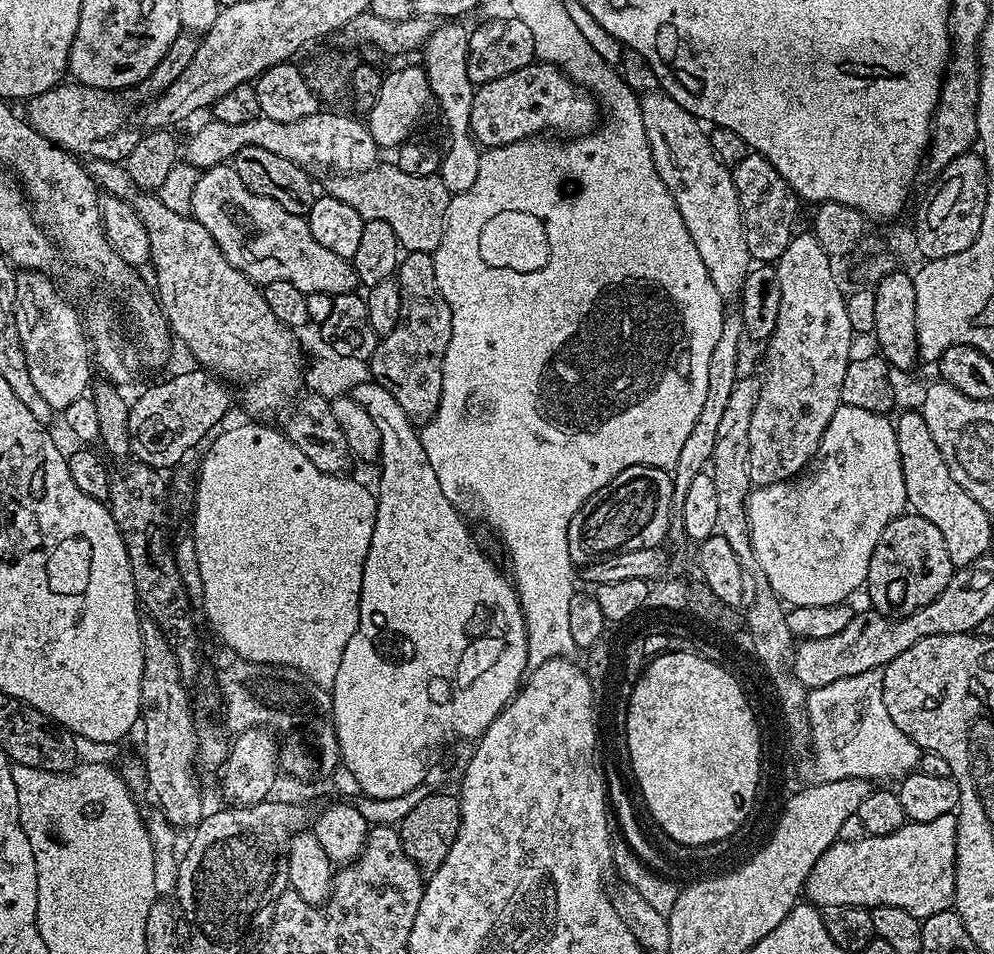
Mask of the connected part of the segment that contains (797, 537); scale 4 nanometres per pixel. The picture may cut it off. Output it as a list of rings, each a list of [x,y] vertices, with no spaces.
[[[841,403],[840,408],[834,410],[834,418],[830,418],[830,426],[826,426],[826,434],[822,434],[822,442],[818,446],[812,463],[799,476],[777,484],[762,484],[753,487],[752,491],[748,493],[748,529],[750,530],[750,542],[753,546],[754,556],[758,566],[765,571],[773,591],[785,605],[801,608],[802,606],[842,604],[849,599],[847,596],[852,596],[859,588],[861,591],[865,587],[870,570],[870,558],[874,554],[874,546],[878,546],[878,538],[882,538],[882,530],[886,530],[886,526],[890,526],[892,520],[896,520],[902,515],[908,502],[906,482],[902,478],[902,462],[898,454],[896,425],[891,419],[888,419],[887,415],[879,412],[858,410],[858,406]]]

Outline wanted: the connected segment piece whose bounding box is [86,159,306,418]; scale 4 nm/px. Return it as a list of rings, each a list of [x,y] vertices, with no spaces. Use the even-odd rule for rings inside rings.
[[[89,159],[86,167],[90,178],[96,183],[101,193],[122,198],[144,221],[148,241],[152,247],[150,268],[156,271],[156,284],[160,309],[168,319],[168,327],[175,339],[180,340],[192,351],[201,369],[220,377],[229,385],[240,386],[238,396],[244,399],[244,408],[252,418],[272,418],[275,412],[283,413],[301,395],[302,369],[306,364],[306,356],[296,340],[296,333],[288,328],[266,306],[261,285],[256,284],[246,274],[242,274],[230,264],[226,254],[216,247],[214,238],[210,238],[210,230],[202,226],[196,217],[189,214],[174,214],[166,206],[162,206],[159,195],[144,192],[130,178],[127,167],[115,160]]]

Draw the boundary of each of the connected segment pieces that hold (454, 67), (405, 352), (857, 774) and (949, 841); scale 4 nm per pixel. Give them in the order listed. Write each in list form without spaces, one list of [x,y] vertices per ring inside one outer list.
[[[446,22],[439,25],[422,50],[422,67],[427,74],[428,85],[431,86],[433,101],[440,108],[452,140],[447,152],[441,157],[438,175],[449,195],[465,193],[474,186],[478,178],[481,149],[471,137],[470,111],[473,105],[473,94],[476,86],[470,82],[466,67],[468,57],[467,27],[458,26],[456,22]]]
[[[410,252],[401,259],[394,277],[400,283],[402,298],[402,314],[398,318],[398,326],[390,330],[377,343],[370,361],[370,376],[378,386],[390,390],[398,406],[406,410],[406,414],[414,422],[427,422],[435,416],[442,398],[442,382],[444,381],[444,359],[452,337],[452,311],[442,298],[438,278],[434,278],[434,262],[431,252]]]
[[[881,669],[866,670],[866,674],[854,674],[850,678],[842,678],[838,682],[830,682],[830,686],[822,686],[821,688],[814,688],[808,692],[808,718],[809,730],[811,732],[810,752],[816,755],[816,772],[821,781],[827,782],[829,780],[841,780],[842,778],[858,778],[859,780],[865,778],[873,778],[872,776],[896,776],[900,778],[905,775],[906,770],[912,770],[919,765],[922,750],[916,745],[911,738],[906,734],[902,734],[902,730],[898,730],[898,726],[894,726],[894,722],[890,718],[890,714],[886,714],[886,702],[882,698],[882,682],[884,681],[884,673]]]
[[[942,814],[942,818],[934,818],[934,822],[906,822],[901,828],[894,830],[890,834],[885,836],[869,836],[866,834],[858,842],[837,840],[836,843],[831,844],[824,851],[822,858],[818,858],[818,862],[814,862],[812,873],[808,875],[806,896],[811,903],[821,910],[830,906],[858,906],[869,910],[881,908],[882,906],[898,906],[902,910],[906,910],[906,914],[917,916],[921,922],[928,916],[949,911],[953,907],[956,898],[956,816],[953,814]]]

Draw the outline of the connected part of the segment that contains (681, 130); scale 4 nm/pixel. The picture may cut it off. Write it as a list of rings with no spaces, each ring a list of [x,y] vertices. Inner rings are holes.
[[[660,90],[646,92],[640,96],[640,109],[642,126],[646,126],[646,138],[650,142],[650,154],[654,158],[658,178],[662,178],[662,182],[670,190],[678,206],[678,214],[682,214],[686,222],[686,230],[690,230],[690,238],[694,238],[694,246],[698,246],[698,254],[702,254],[702,262],[706,262],[706,270],[710,274],[710,280],[714,282],[714,288],[725,302],[735,301],[748,277],[750,257],[732,173],[722,162],[718,162],[718,158],[714,158],[714,150],[710,150],[708,132],[700,129],[703,128],[701,121],[682,106],[678,106],[674,98],[664,95]]]

